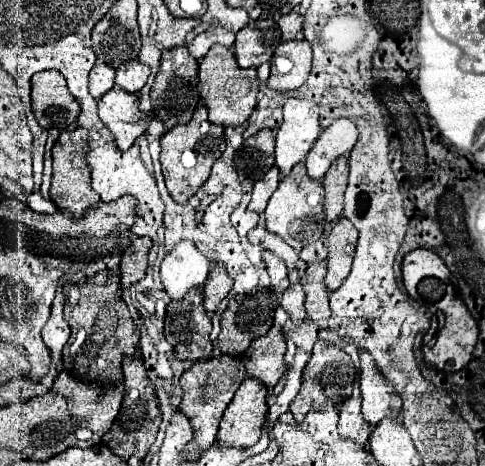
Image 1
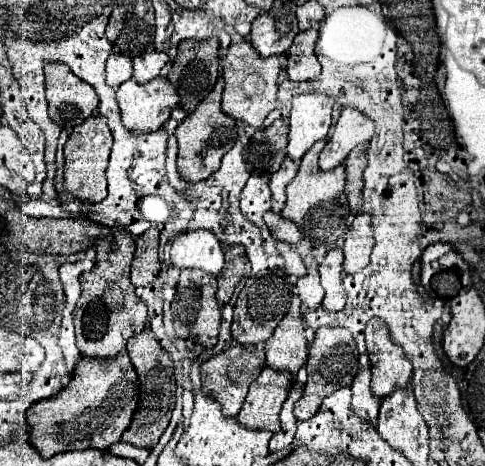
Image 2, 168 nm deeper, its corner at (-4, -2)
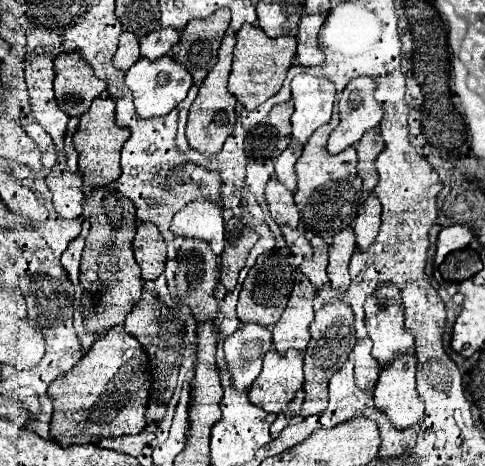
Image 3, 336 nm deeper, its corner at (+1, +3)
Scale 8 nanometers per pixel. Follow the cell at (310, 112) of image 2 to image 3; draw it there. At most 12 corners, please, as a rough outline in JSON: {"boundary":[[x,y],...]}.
{"boundary":[[308,73],[292,87],[292,139],[330,121],[334,83]]}

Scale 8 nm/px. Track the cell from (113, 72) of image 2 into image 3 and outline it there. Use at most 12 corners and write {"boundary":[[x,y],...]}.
{"boundary":[[124,31],[120,35],[116,69],[128,71],[140,57],[138,37]]}

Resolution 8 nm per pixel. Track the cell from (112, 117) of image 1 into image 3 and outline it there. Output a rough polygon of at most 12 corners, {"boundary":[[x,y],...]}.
{"boundary":[[168,55],[138,59],[124,83],[140,119],[170,113],[192,75]]}

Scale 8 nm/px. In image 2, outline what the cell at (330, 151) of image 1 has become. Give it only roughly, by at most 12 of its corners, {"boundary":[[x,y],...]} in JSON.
{"boundary":[[343,108],[319,156],[321,170],[339,166],[357,144],[369,142],[375,122]]}

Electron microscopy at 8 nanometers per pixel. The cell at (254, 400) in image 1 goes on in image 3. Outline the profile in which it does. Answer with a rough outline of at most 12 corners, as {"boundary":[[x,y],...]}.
{"boundary":[[268,351],[248,399],[286,413],[302,389],[302,353]]}

